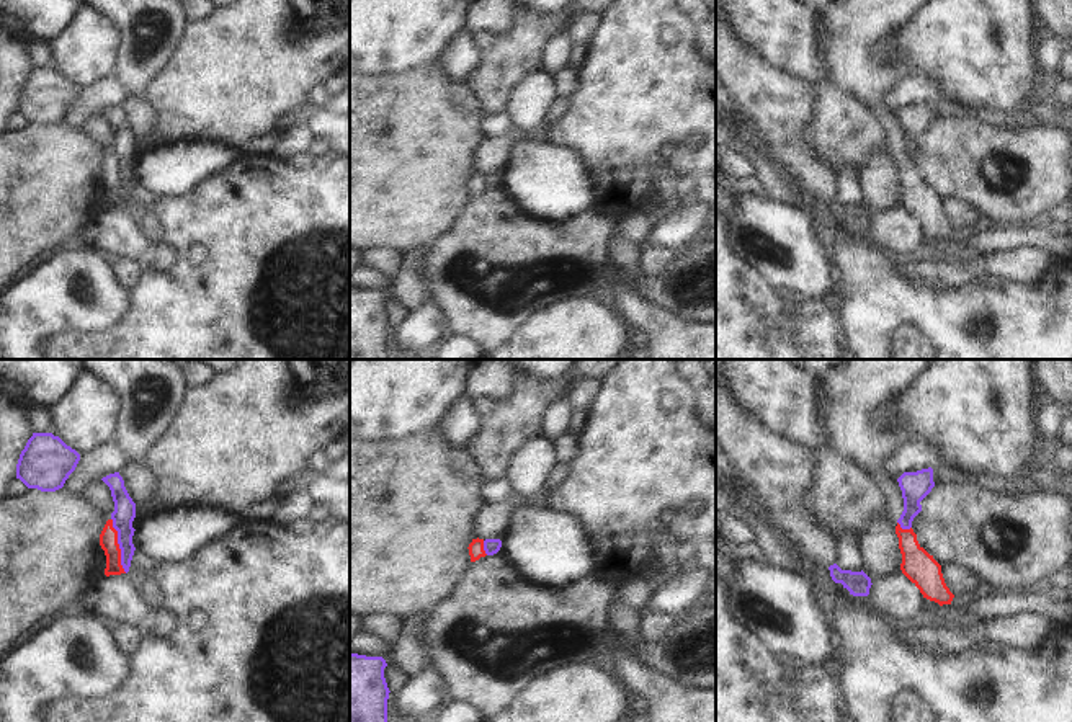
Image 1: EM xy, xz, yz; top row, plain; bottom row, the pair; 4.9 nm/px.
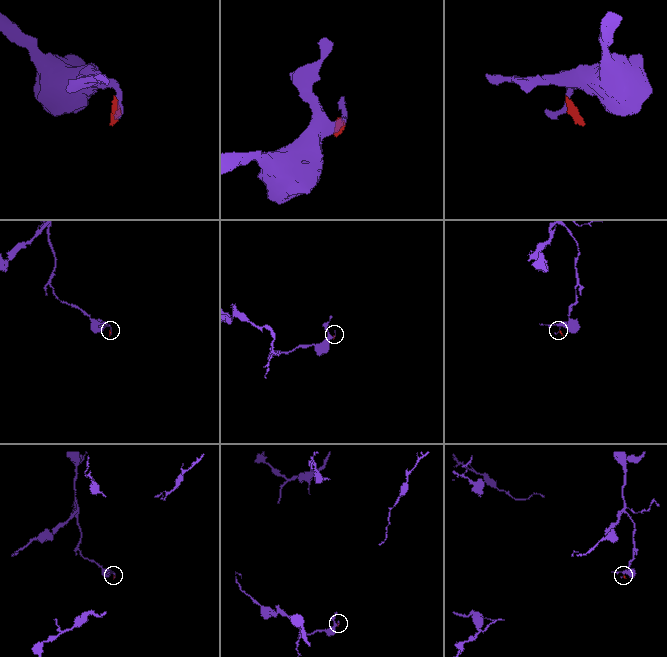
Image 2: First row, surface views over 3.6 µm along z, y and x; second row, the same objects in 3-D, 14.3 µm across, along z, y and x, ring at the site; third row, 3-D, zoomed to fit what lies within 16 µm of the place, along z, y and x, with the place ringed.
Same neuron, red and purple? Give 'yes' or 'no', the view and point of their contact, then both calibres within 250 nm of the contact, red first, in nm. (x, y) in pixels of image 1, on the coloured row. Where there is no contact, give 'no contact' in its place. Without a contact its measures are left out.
no | xy (118, 546) | 100/110 nm

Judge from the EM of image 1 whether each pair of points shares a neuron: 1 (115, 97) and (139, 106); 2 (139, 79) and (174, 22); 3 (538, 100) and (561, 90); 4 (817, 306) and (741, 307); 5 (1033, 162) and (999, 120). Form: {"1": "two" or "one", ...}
{"1": "two", "2": "one", "3": "two", "4": "one", "5": "two"}

